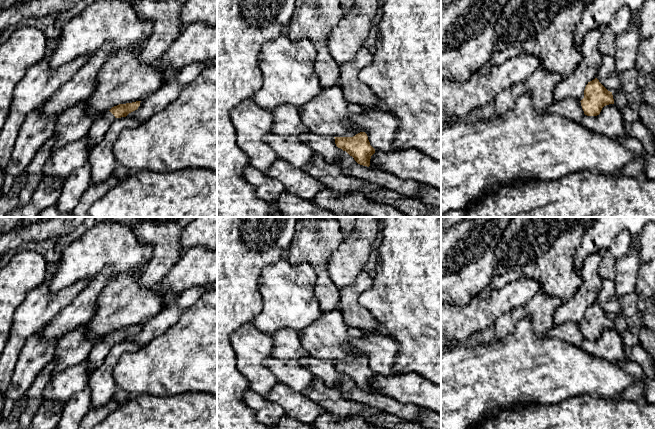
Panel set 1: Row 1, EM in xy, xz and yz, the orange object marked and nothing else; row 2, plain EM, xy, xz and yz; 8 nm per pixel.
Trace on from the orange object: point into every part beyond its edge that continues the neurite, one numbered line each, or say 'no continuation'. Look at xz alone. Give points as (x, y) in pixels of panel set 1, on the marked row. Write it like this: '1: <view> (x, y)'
no continuation

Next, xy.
1: xy (102, 123)

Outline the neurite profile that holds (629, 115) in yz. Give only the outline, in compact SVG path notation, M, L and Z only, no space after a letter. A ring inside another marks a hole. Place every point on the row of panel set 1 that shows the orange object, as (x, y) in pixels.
M619 89L612 93L614 104L622 114L625 122L632 123L639 119L639 115L630 107L630 103L627 100L626 94L622 89Z

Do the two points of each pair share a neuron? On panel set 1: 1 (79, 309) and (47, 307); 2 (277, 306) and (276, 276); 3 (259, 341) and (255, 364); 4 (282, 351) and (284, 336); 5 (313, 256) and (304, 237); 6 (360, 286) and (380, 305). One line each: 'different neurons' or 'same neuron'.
1: different neurons
2: same neuron
3: same neuron
4: same neuron
5: same neuron
6: different neurons

